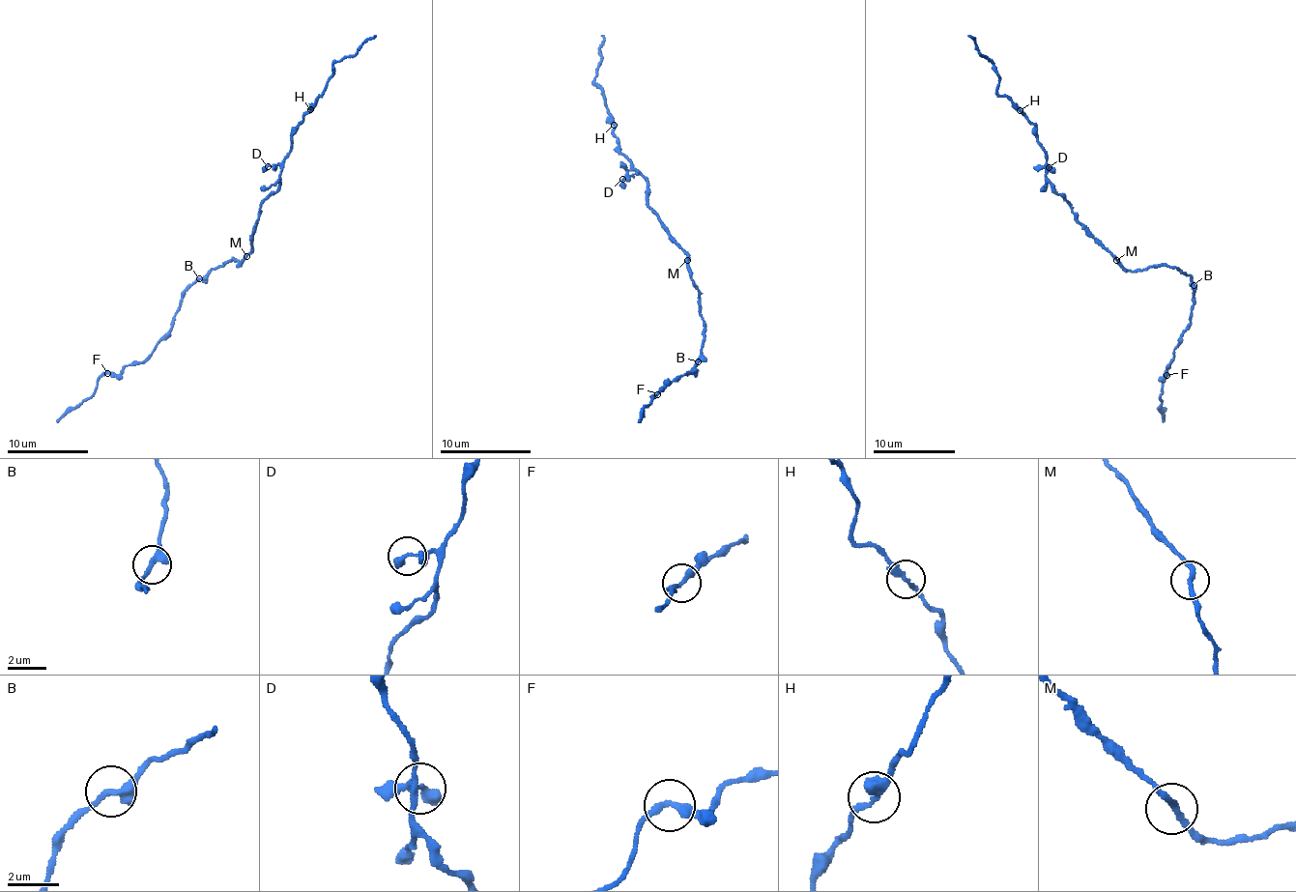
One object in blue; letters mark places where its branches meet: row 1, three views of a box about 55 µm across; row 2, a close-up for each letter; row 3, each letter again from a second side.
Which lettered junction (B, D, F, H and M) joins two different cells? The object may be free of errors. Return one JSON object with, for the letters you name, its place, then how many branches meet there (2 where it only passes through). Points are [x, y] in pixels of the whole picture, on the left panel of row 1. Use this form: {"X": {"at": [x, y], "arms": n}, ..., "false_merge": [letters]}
{"false_merge": []}

